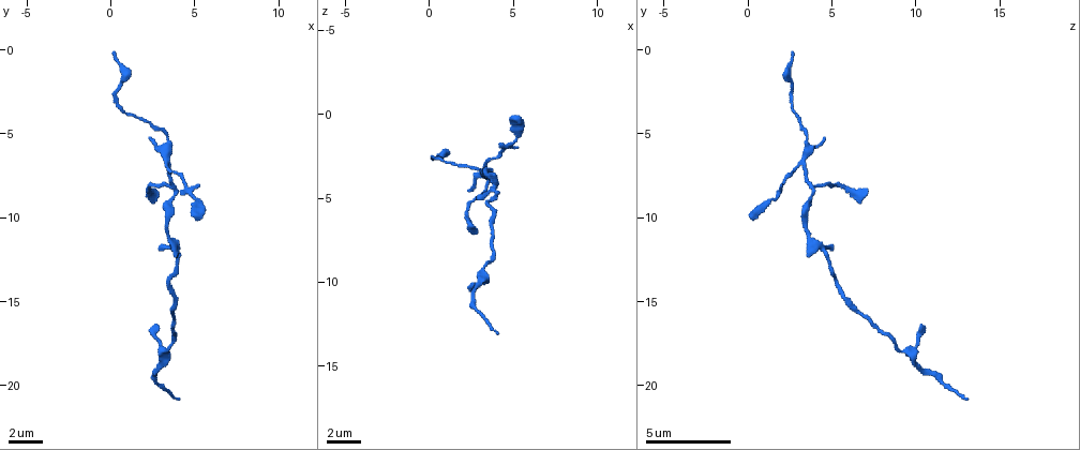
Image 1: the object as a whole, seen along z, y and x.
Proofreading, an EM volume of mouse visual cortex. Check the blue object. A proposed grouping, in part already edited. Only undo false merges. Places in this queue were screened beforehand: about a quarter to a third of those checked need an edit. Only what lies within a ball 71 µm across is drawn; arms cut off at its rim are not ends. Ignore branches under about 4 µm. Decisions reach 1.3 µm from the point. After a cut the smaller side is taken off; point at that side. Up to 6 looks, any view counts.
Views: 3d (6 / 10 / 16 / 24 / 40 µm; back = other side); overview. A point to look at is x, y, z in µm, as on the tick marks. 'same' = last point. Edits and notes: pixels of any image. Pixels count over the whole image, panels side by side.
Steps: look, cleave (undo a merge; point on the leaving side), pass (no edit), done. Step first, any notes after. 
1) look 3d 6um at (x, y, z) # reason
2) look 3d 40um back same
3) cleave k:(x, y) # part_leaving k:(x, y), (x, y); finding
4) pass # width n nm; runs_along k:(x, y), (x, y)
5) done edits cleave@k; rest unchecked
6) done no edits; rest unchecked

look 3d 10um at (3.9, 11.9, 4.5) # side arm on a straight run

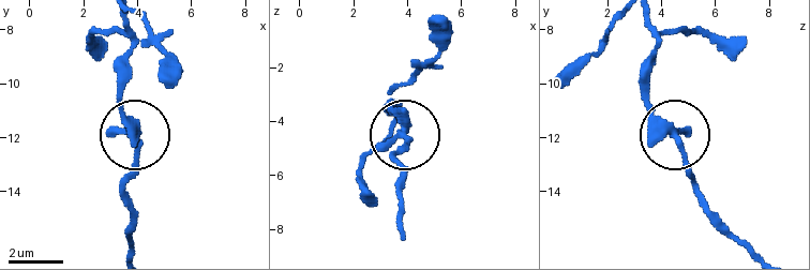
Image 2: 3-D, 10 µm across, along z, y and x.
pass # width 300 nm; runs_along 2:(133, 124), (126, 205); continuous, no second neuron

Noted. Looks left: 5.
look 3d 6um at (3.3, 6.7, 3.3) # three-way junction

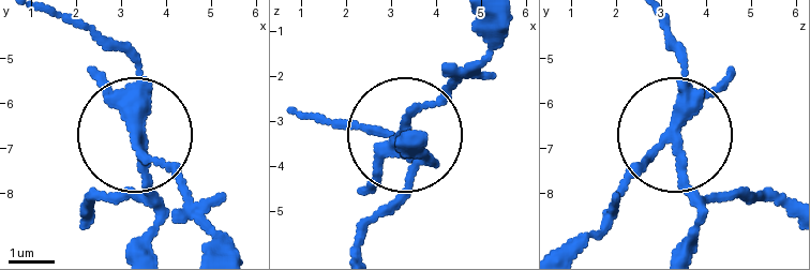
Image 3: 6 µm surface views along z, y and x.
cleave 3:(99, 78) # part_leaving 3:(136, 114), (139, 144), (216, 248); two neurons meet here

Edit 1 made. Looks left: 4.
look 3d 16um at (0.4, 2.8, 2.5) # sudden change in width

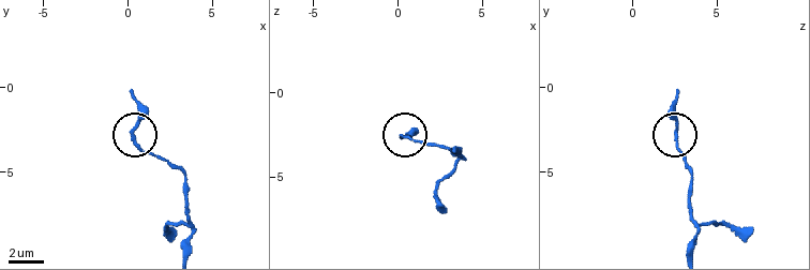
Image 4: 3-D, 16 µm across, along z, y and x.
look 3d 16um back at (0.3, 2.8, 2.7) # other side

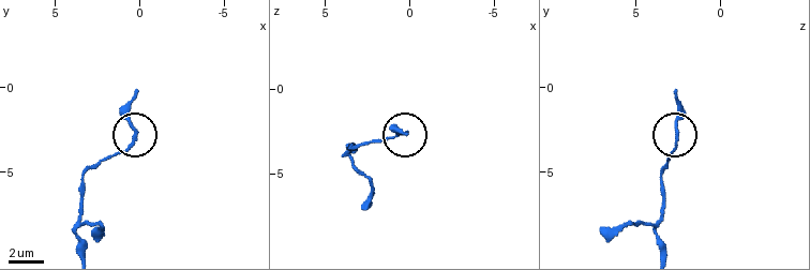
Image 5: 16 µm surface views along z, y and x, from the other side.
pass # one neuron here

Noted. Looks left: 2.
done edits cleave@3; rest unchecked

